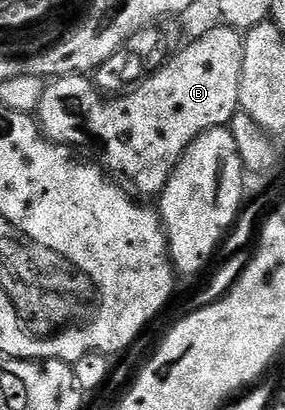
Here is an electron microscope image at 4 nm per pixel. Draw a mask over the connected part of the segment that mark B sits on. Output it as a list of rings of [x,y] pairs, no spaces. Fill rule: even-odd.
[[[221,27],[208,29],[183,52],[175,51],[158,71],[150,73],[145,80],[129,90],[115,95],[118,96],[115,100],[105,100],[102,97],[105,95],[99,91],[93,79],[86,76],[60,76],[49,81],[36,113],[39,128],[53,144],[61,144],[71,150],[83,148],[86,152],[95,152],[98,155],[97,163],[107,173],[115,177],[123,176],[118,178],[125,181],[139,197],[161,197],[174,167],[180,162],[190,143],[208,130],[227,127],[235,112],[239,111],[238,91],[244,36],[237,28]]]

